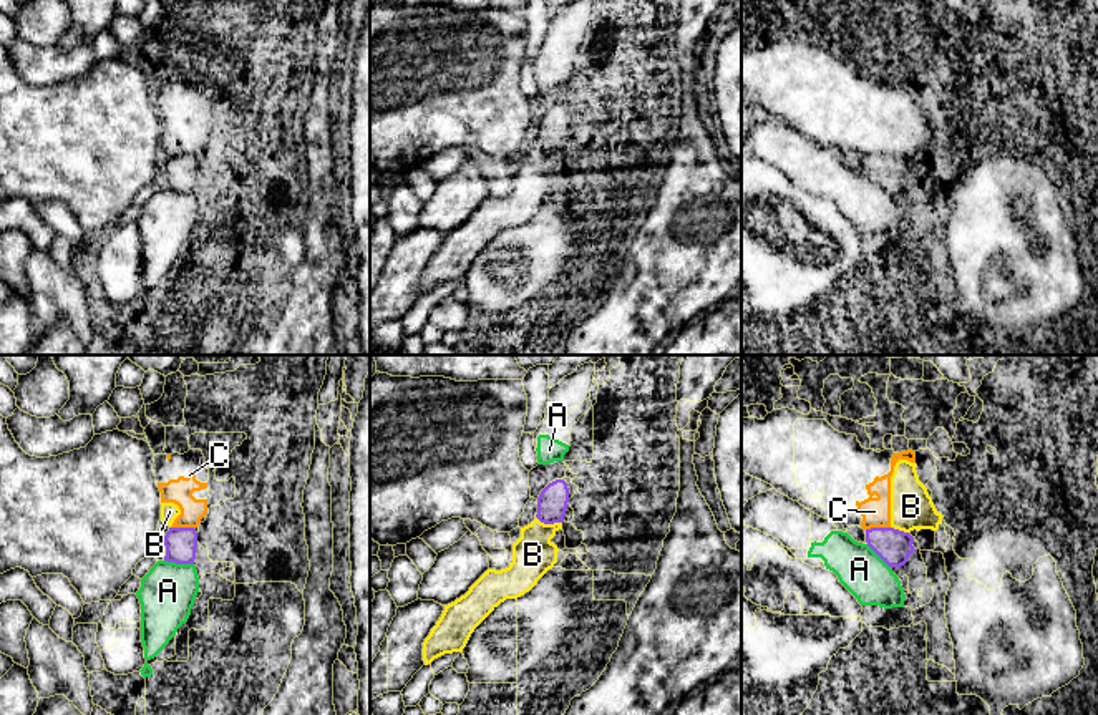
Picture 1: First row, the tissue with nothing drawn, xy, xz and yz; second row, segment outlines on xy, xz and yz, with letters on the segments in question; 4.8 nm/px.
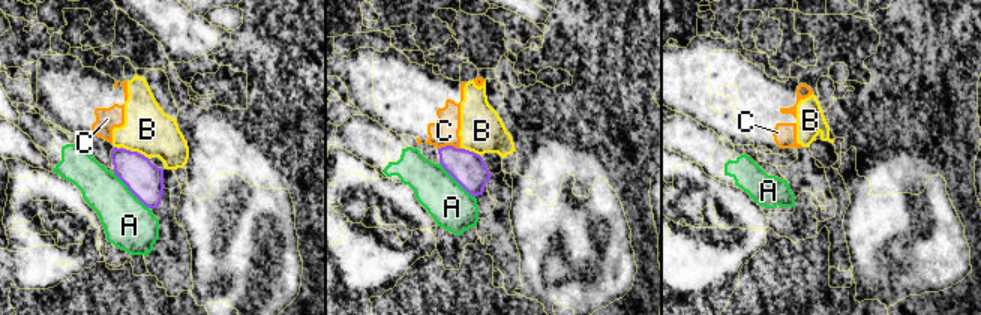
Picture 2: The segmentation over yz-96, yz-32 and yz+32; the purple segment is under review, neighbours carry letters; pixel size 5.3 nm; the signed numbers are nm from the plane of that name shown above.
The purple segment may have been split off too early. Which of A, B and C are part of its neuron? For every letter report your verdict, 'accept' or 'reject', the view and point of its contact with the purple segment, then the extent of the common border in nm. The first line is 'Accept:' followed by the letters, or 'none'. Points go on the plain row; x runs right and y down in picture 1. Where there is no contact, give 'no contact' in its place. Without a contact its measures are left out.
Accept: none
A: reject | xy (179, 191) | 150 nm
B: reject | xz (549, 151) | 130 nm
C: reject | yz (878, 156) | 120 nm

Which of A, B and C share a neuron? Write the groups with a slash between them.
A / B C

